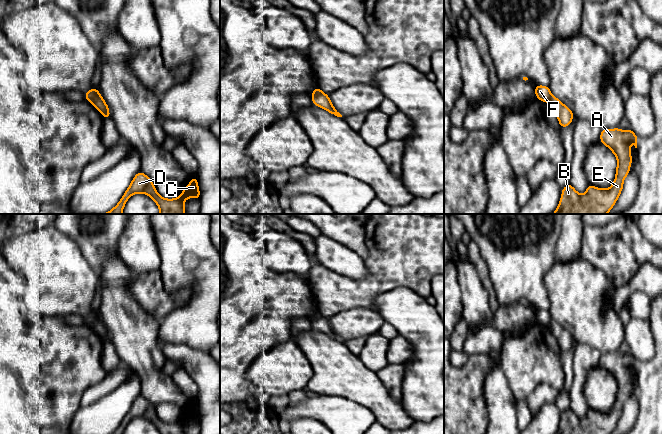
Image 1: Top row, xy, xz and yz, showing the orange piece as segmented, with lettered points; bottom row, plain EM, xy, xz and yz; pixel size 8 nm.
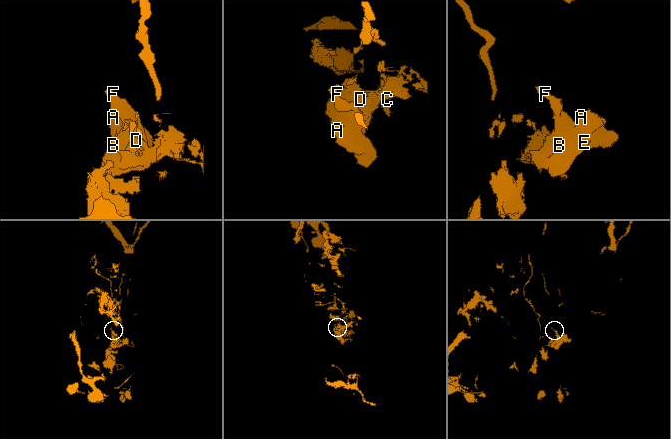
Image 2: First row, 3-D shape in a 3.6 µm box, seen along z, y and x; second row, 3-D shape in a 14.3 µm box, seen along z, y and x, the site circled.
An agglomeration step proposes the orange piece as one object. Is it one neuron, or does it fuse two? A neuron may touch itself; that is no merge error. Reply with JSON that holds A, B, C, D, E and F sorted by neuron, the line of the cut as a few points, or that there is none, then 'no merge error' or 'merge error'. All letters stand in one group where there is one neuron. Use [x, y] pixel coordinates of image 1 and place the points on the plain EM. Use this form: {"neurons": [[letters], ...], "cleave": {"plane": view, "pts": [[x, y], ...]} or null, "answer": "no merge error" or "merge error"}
{"neurons": [["A", "B", "C", "D", "E"], ["F"]], "cleave": {"plane": "xy", "pts": [[99, 317], [90, 325]]}, "answer": "merge error"}

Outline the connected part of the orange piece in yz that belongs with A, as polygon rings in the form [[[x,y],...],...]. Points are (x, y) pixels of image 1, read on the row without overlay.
[[[618,351],[603,353],[600,365],[615,378],[618,385],[616,401],[611,411],[601,413],[588,408],[586,417],[580,419],[569,407],[562,412],[562,420],[556,434],[611,434],[615,429],[632,387],[629,368],[632,367],[637,372],[638,361],[631,352],[622,355]]]

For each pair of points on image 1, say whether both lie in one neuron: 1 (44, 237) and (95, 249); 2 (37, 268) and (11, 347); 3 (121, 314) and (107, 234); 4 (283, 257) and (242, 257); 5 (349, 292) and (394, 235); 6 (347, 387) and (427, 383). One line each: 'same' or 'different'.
1: different
2: different
3: different
4: different
5: same
6: different

